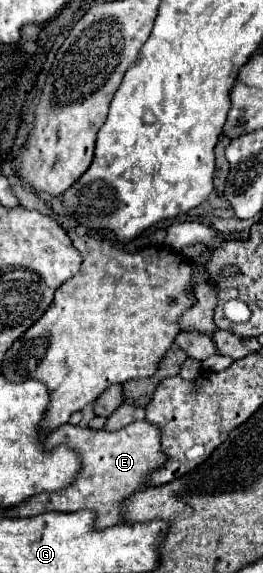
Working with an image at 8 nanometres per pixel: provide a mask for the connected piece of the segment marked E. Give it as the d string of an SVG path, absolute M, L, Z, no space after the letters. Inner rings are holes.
M134 421L120 431L96 431L96 429L82 429L76 425L62 425L54 433L44 439L44 449L54 449L58 445L68 445L80 457L80 471L76 481L60 491L38 493L24 503L20 503L20 515L40 515L46 511L80 511L90 509L96 513L96 529L112 527L120 521L120 501L126 499L130 493L142 487L142 479L152 469L158 469L164 463L160 451L160 431L146 423Z

